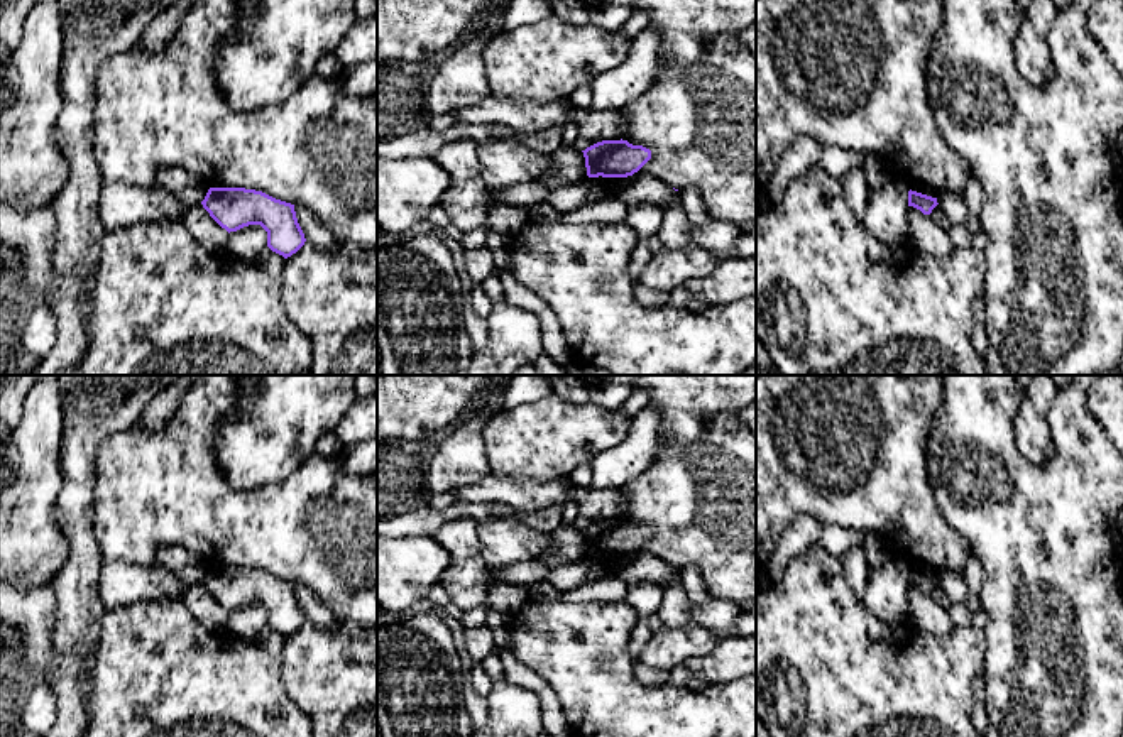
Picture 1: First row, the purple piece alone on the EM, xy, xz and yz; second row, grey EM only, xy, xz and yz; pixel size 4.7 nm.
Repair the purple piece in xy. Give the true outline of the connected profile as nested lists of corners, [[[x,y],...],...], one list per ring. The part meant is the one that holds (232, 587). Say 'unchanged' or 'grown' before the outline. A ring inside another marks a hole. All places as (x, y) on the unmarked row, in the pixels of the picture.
unchanged | [[[210,566],[201,583],[228,612],[249,603],[260,603],[267,610],[267,625],[284,637],[296,632],[306,620],[294,583],[262,570]]]

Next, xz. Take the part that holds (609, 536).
unchanged | [[[602,519],[583,531],[589,556],[627,556],[638,551],[649,538],[651,529],[627,519]]]

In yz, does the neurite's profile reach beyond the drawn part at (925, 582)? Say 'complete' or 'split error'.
complete

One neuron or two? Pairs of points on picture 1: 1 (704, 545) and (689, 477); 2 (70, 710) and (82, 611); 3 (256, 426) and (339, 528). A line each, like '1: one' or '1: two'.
1: one
2: one
3: two

